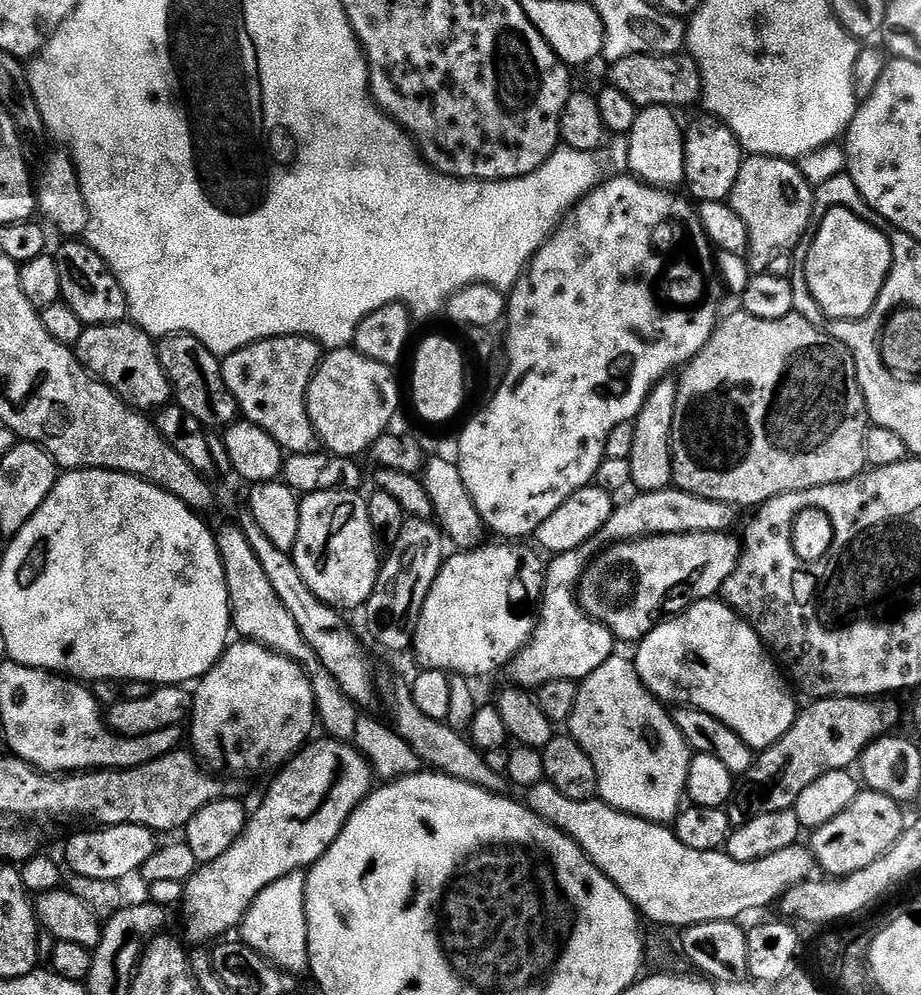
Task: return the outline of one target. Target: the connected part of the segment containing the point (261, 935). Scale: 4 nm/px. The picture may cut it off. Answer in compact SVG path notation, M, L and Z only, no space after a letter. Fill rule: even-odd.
M303 871L291 872L290 875L282 877L278 882L266 886L258 898L248 908L238 932L241 932L243 943L253 948L258 954L262 954L269 962L281 968L283 972L293 974L307 973L308 966L308 923L306 922L306 890L308 882Z

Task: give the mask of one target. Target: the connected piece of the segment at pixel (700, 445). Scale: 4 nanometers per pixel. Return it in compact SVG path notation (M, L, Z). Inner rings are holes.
M747 314L739 315L729 315L721 323L710 342L706 342L704 349L688 361L682 372L684 377L678 380L681 388L676 394L676 421L672 427L672 466L673 469L680 470L685 464L689 474L696 476L697 486L691 487L692 495L700 496L703 500L716 500L720 504L735 506L737 509L740 507L752 510L778 495L846 483L859 477L868 464L866 444L870 421L852 352L829 333L828 337L826 333L819 332L815 328L817 325L811 320L805 320L803 316L793 314L786 320L759 320Z

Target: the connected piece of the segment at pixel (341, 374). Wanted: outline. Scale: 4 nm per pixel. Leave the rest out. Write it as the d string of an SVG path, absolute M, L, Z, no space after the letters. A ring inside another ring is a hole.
M352 346L329 351L321 359L308 387L308 417L319 443L331 455L360 458L363 452L371 450L391 429L388 427L400 408L400 388L396 385L392 372L393 369L389 365L366 358Z

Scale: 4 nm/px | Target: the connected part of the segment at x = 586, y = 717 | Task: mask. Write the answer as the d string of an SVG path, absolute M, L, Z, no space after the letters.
M613 654L580 684L578 702L566 728L572 739L578 742L578 746L582 746L582 750L586 750L586 754L590 754L594 762L594 770L598 774L599 799L619 812L640 816L656 824L667 825L679 817L686 800L688 771L693 753L669 709L640 681L636 665L631 659L623 660L620 654Z

